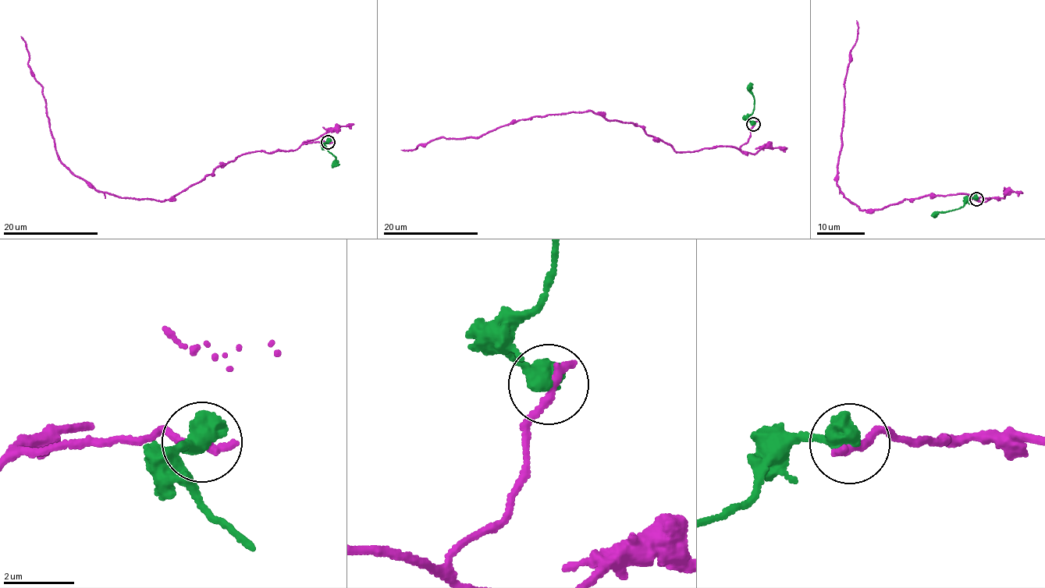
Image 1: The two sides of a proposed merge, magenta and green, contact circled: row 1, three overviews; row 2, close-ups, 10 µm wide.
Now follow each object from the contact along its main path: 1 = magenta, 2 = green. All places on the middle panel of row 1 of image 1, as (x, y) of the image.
1: (753, 123), (739, 148), (679, 152), (639, 126), (591, 111), (524, 118), (479, 137), (444, 137), (401, 150)
2: (753, 123), (748, 118), (754, 108), (750, 82)

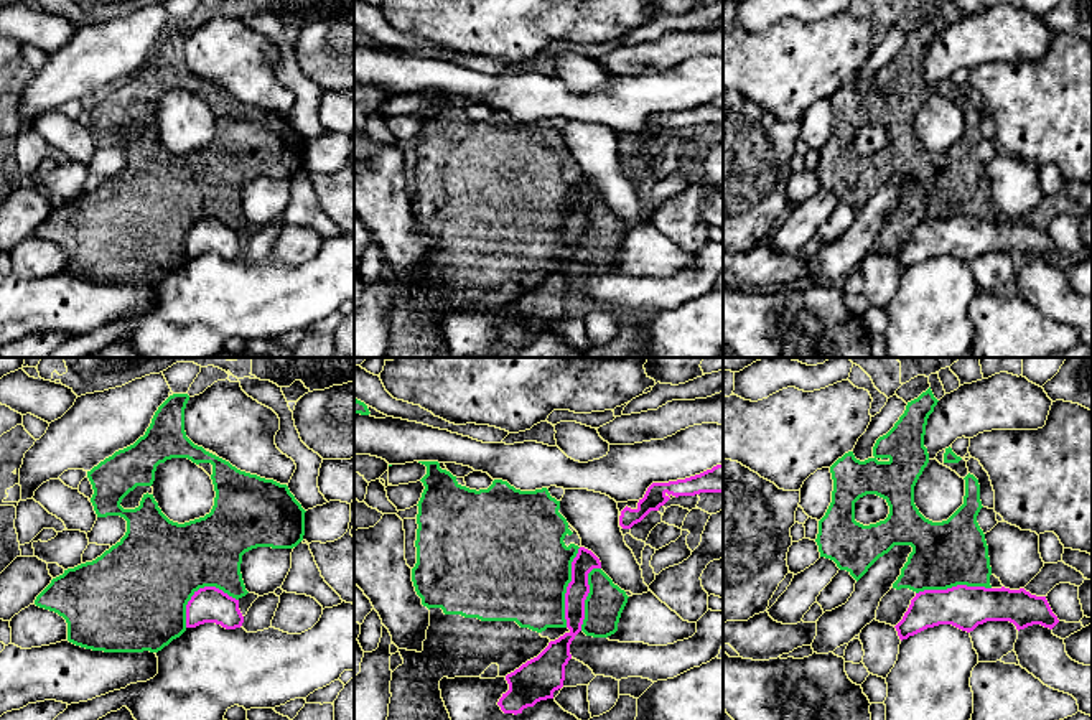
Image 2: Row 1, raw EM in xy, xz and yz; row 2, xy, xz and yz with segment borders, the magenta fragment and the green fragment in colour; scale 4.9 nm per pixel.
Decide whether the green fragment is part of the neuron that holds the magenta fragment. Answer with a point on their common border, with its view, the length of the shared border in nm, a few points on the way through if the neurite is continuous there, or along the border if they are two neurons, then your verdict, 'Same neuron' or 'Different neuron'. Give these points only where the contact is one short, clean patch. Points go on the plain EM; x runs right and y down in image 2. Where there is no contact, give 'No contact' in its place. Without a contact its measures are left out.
Touches magenta at xz (567, 218). Shared border 400 nm. Boundary: xz (580, 178), (572, 193), (572, 211), (565, 224), (565, 257). Different neuron

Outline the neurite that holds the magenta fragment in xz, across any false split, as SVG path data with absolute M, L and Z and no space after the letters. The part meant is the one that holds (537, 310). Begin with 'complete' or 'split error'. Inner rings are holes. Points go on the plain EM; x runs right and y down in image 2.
complete; M580 178L572 193L572 213L565 224L565 250L570 260L534 290L506 306L509 321L497 336L504 344L522 344L540 331L553 330L553 323L563 318L565 297L572 290L570 275L581 262L585 250L585 231L590 224L588 204L601 199L600 189L588 180Z

